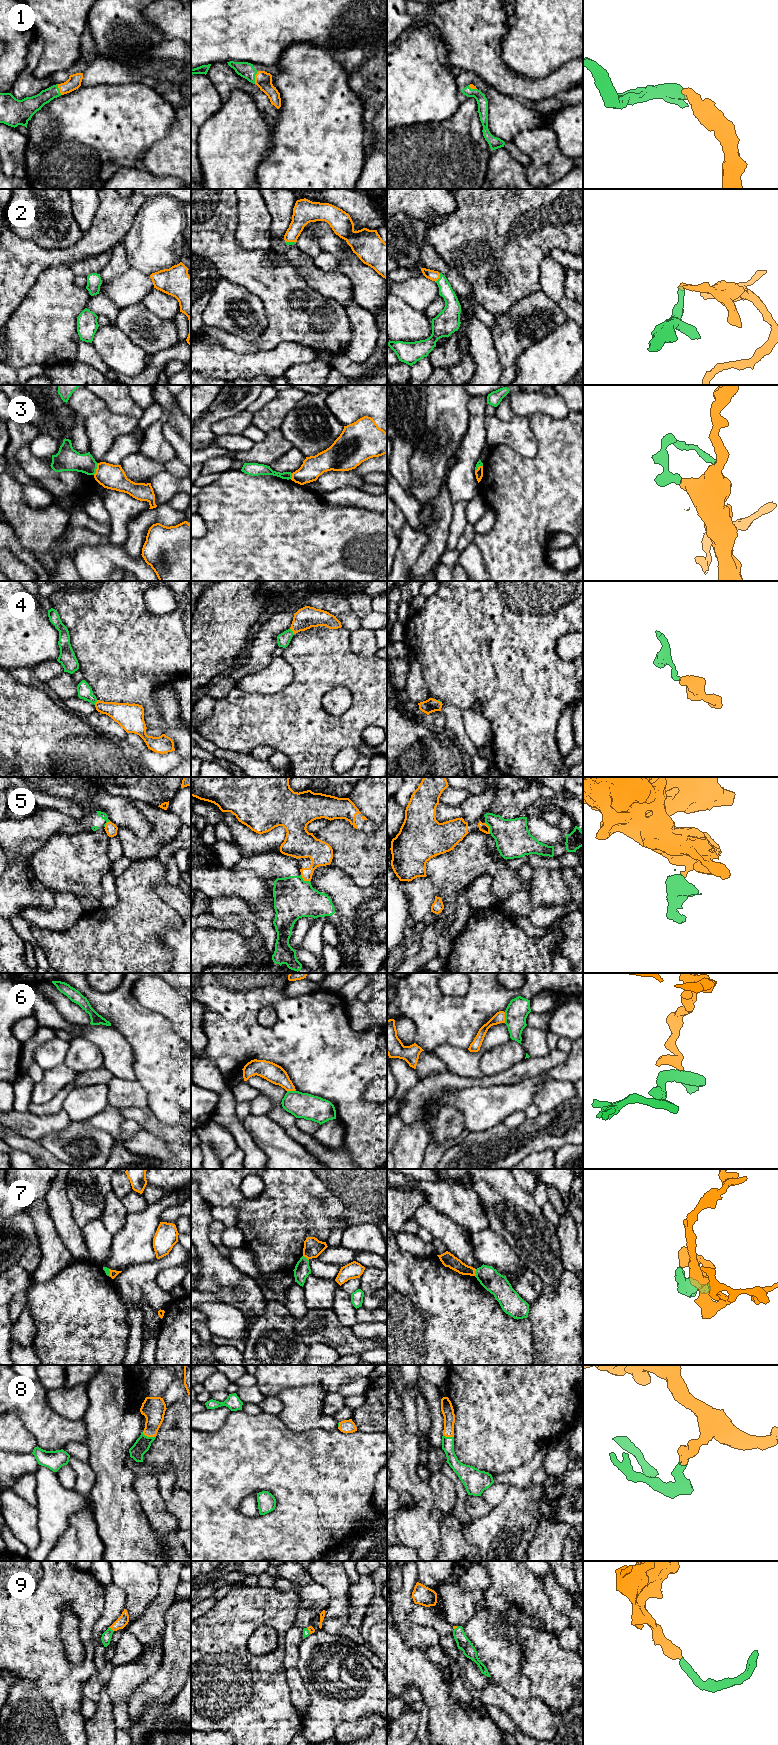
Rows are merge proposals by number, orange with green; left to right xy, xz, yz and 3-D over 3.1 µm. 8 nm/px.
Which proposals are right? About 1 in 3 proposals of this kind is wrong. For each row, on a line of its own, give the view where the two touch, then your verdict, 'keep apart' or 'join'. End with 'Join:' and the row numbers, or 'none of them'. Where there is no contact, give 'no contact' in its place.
1: meets orange in xz; join
2: meets orange in yz; join
3: meets orange in xy; keep apart
4: meets orange in xz; join
5: meets orange in xz; keep apart
6: meets orange in yz; join
7: meets orange in yz; keep apart
8: meets orange in xy; join
9: meets orange in xy; join
Join: 1, 2, 4, 6, 8, 9

